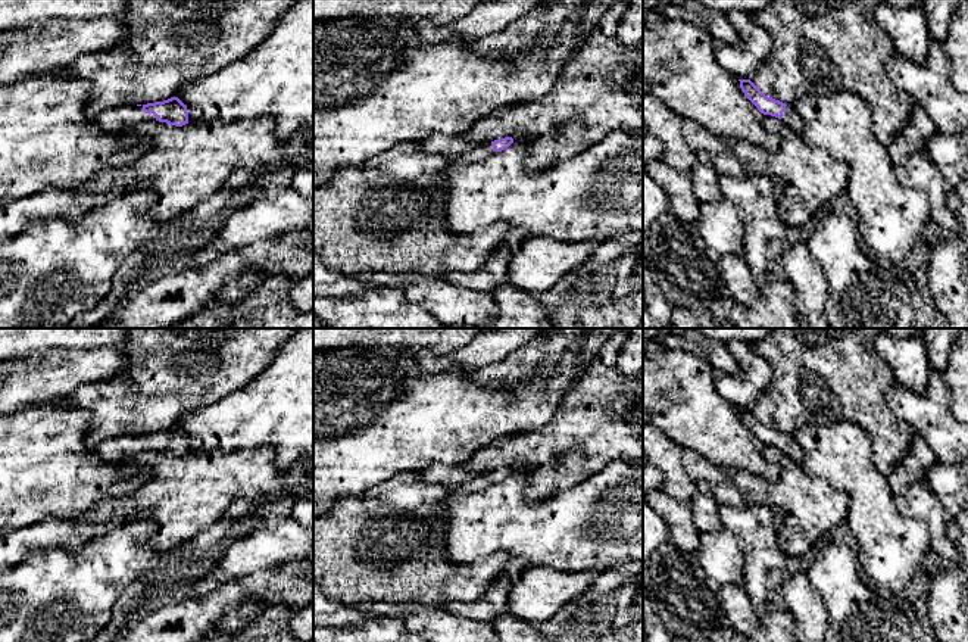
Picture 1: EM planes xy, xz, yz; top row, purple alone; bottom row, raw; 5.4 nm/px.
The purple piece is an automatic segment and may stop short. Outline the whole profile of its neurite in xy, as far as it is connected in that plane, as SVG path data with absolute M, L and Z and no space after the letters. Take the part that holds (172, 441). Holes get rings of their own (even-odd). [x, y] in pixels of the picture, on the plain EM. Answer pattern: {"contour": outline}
{"contour": "M178 427L147 434L122 434L104 439L97 454L106 462L128 462L138 454L150 451L182 456L188 454L187 436Z"}

